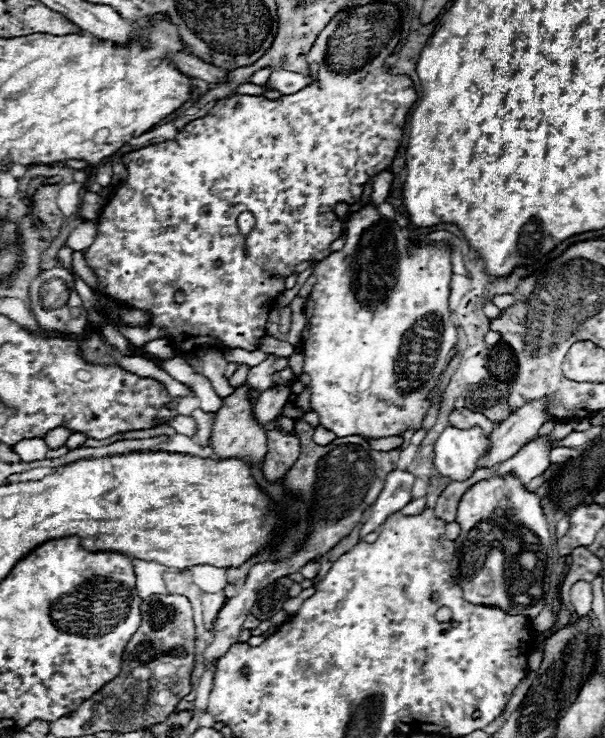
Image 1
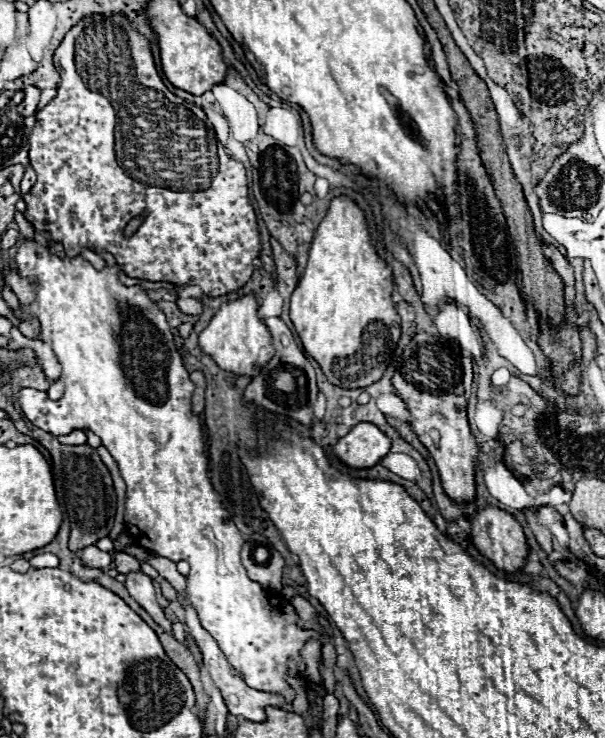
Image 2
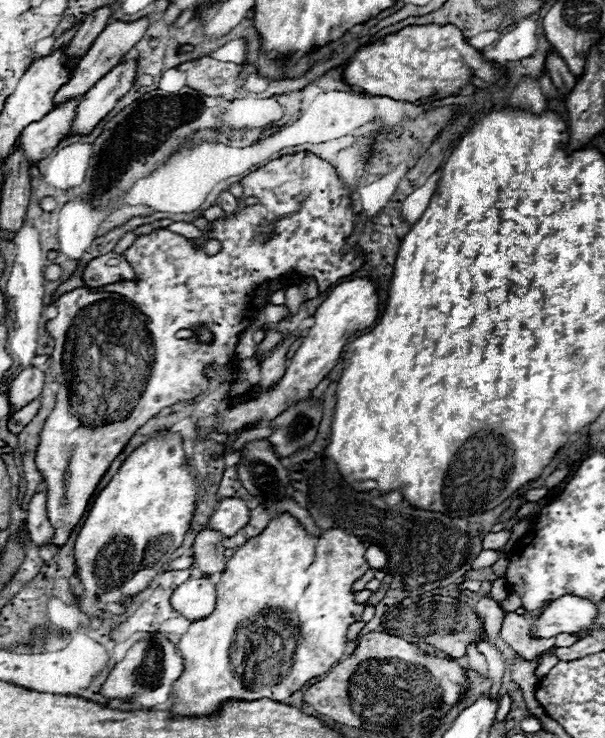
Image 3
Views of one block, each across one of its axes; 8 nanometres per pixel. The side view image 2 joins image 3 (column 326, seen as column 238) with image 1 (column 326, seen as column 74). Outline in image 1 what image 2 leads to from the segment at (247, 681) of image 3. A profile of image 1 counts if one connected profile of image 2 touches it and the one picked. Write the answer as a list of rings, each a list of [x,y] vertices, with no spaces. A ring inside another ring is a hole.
[[[372,204],[364,206],[362,210],[354,212],[346,224],[346,244],[342,250],[332,252],[324,260],[316,264],[316,284],[306,300],[306,326],[302,330],[302,354],[304,354],[304,372],[310,376],[310,408],[319,416],[320,425],[326,430],[334,432],[338,438],[342,436],[362,436],[362,438],[388,438],[388,436],[402,436],[410,426],[418,430],[426,412],[432,404],[432,390],[436,388],[442,372],[448,364],[448,354],[456,348],[456,330],[450,322],[450,278],[452,278],[452,264],[450,264],[450,250],[438,248],[432,244],[412,246],[406,238],[404,230],[394,222],[378,214]]]

